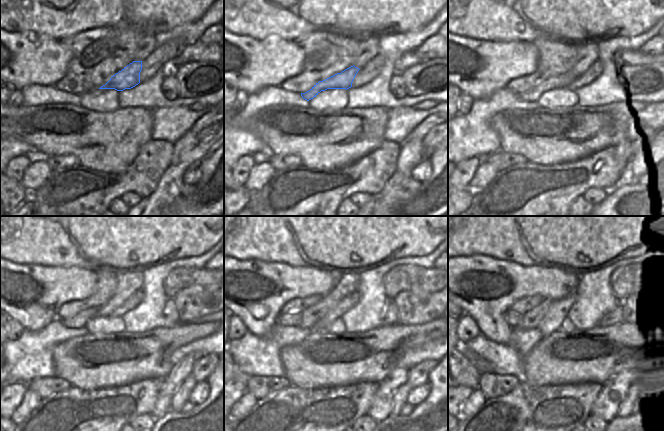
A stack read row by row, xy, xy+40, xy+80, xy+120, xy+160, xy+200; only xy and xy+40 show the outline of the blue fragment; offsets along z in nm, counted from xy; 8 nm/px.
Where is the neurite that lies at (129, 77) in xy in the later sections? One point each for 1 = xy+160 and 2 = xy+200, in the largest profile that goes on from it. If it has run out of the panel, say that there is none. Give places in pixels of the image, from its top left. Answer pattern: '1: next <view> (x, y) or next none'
1: next xy+160 (288, 319)
2: next xy+200 (513, 318)

